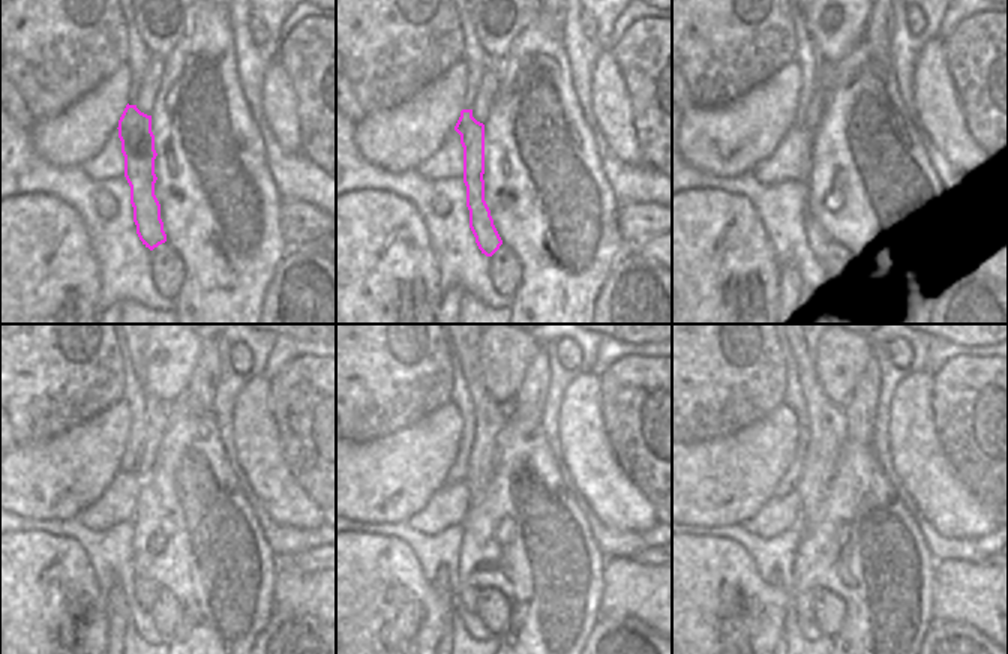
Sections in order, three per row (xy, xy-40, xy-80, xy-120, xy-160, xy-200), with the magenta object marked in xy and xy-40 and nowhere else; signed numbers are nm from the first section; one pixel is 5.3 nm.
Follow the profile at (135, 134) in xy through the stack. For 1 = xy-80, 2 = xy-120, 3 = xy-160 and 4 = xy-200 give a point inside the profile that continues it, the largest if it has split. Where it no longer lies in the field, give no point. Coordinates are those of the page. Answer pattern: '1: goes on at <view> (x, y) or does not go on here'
1: goes on at xy-80 (819, 243)
2: goes on at xy-120 (146, 590)
3: goes on at xy-160 (467, 596)
4: goes on at xy-200 (803, 600)

